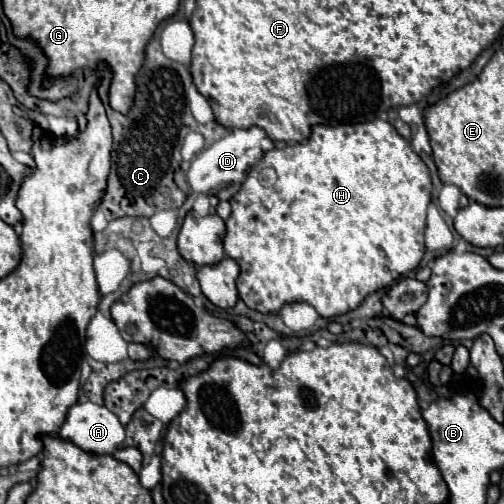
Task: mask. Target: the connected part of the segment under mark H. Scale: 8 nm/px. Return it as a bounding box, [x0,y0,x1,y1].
[224,119,432,319]

